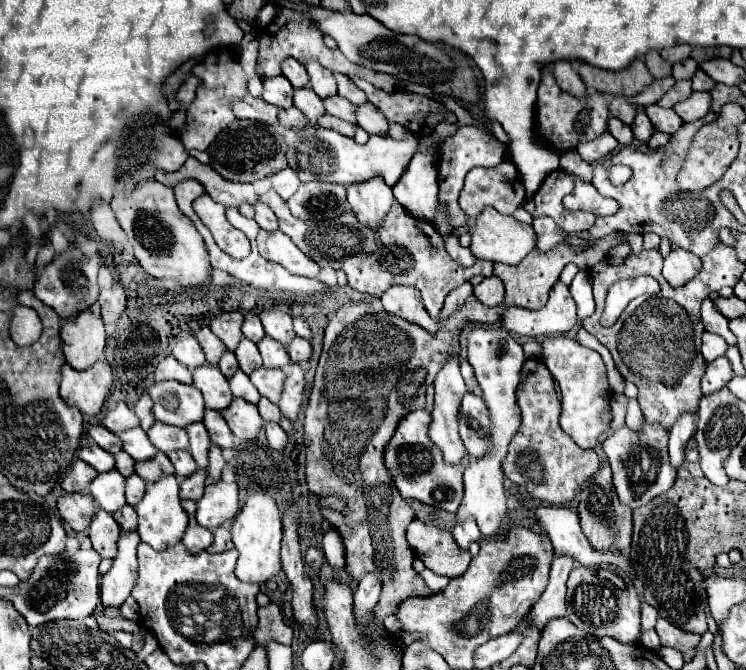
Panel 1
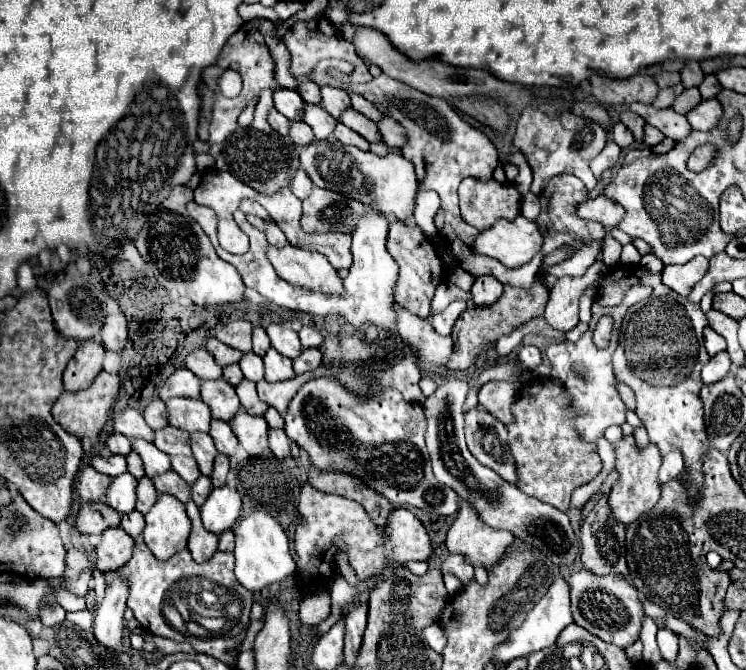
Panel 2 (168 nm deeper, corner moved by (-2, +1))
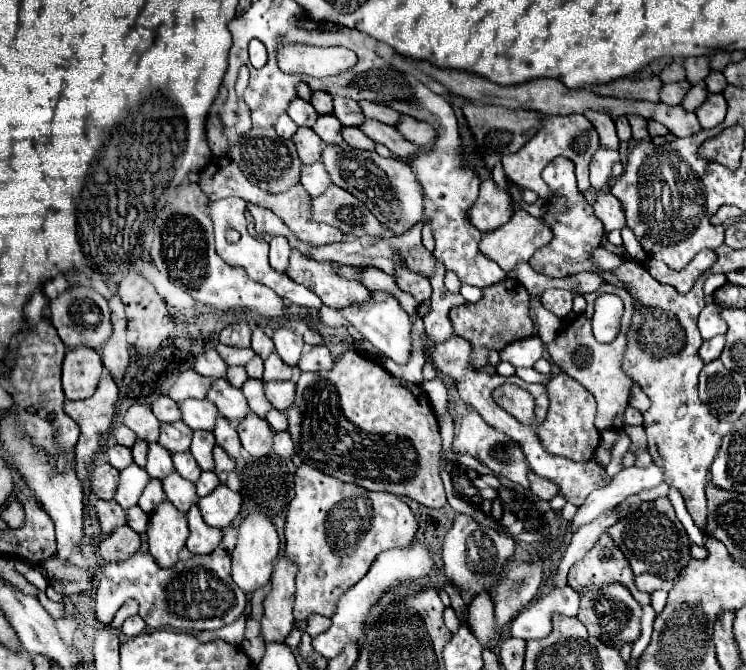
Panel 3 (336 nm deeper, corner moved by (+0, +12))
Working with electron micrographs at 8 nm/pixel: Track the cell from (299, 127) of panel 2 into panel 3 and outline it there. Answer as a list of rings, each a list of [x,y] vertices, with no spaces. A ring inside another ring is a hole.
[[[297,128],[293,142],[297,146],[297,152],[299,152],[299,158],[303,160],[303,164],[319,160],[323,146],[321,146],[319,136],[315,136],[315,132],[311,128]]]

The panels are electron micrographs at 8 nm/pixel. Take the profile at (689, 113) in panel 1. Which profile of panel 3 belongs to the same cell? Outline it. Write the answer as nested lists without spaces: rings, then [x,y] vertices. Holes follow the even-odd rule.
[[[709,94],[707,100],[695,110],[701,128],[713,128],[717,124],[721,124],[721,120],[725,118],[727,112],[727,102],[721,94]]]

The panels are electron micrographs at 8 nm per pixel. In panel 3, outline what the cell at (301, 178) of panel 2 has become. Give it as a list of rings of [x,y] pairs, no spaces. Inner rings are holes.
[[[313,162],[301,168],[301,184],[303,188],[309,192],[309,196],[319,196],[321,192],[327,190],[327,186],[331,184],[327,170],[323,168],[323,164]]]

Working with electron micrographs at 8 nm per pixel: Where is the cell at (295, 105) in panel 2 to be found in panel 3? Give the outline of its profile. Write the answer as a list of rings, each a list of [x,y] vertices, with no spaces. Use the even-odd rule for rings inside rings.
[[[293,98],[289,108],[287,108],[287,114],[291,116],[291,120],[297,124],[297,126],[313,126],[315,124],[315,108],[307,102],[307,100],[301,100],[301,98]]]

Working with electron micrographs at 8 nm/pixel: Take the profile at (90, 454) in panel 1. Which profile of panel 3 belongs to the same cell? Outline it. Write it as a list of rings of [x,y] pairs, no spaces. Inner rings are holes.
[[[111,446],[107,450],[107,460],[109,464],[113,464],[117,470],[123,470],[127,468],[129,464],[133,464],[133,456],[131,456],[131,450],[129,448],[123,448],[123,446]]]

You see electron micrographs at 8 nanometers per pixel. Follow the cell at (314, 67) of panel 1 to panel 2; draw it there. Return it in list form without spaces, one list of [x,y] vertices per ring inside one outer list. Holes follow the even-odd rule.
[[[323,87],[321,89],[321,107],[335,119],[341,117],[341,113],[345,109],[351,107],[351,101],[349,101],[349,95],[343,91],[343,89],[333,89],[333,87]]]

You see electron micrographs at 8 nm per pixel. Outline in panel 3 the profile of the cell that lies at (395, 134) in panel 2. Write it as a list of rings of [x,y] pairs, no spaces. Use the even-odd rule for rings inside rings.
[[[401,116],[399,122],[395,124],[395,128],[401,132],[401,136],[405,136],[405,140],[409,140],[421,148],[425,148],[427,144],[433,144],[433,140],[435,140],[435,128],[425,122],[413,120],[411,116]]]

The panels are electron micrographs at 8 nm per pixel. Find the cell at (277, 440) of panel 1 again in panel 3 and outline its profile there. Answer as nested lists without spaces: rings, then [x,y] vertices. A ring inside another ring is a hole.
[[[275,432],[275,436],[273,436],[273,450],[279,456],[283,456],[283,458],[291,458],[293,442],[291,442],[289,432]]]

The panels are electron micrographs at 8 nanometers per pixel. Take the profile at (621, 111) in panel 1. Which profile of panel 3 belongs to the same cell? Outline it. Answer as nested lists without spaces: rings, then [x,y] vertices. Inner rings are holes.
[[[627,116],[631,128],[633,128],[633,138],[635,140],[647,140],[649,132],[647,132],[647,120],[643,120],[643,116]]]

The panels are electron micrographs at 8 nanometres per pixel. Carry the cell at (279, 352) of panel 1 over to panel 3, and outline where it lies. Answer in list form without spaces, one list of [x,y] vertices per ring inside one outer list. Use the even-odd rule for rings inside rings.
[[[271,354],[267,360],[265,360],[265,374],[263,374],[263,380],[289,380],[293,378],[293,370],[289,364],[283,364],[283,360],[279,360],[279,354]]]

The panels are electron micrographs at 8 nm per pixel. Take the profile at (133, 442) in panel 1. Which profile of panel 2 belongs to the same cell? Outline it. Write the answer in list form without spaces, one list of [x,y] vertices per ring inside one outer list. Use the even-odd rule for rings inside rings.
[[[133,439],[131,445],[133,445],[133,451],[137,451],[141,455],[147,477],[157,477],[171,469],[169,457],[163,451],[159,451],[153,443],[145,443],[143,439]]]

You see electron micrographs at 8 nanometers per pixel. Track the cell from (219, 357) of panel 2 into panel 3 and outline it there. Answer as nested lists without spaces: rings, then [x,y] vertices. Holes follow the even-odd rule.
[[[221,342],[217,344],[217,352],[229,366],[245,366],[247,360],[251,360],[251,356],[255,356],[255,352],[251,348],[231,348]]]

